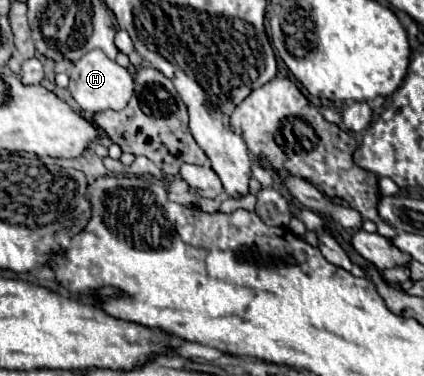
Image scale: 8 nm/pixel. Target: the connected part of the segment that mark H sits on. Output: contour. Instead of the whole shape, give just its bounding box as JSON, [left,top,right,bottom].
[69,51,135,115]

